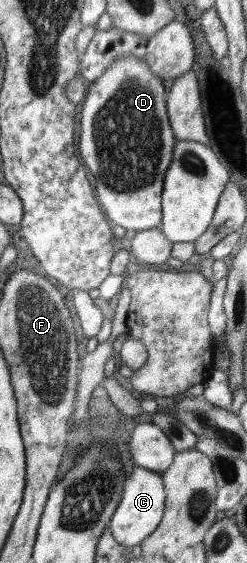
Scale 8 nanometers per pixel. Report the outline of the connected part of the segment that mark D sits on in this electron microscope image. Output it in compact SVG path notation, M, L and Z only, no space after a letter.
M125 54L125 57L115 59L111 66L107 67L107 71L103 73L103 76L96 78L95 82L91 82L89 90L86 91L85 99L80 103L83 108L81 109L81 142L79 142L80 156L83 156L81 160L87 164L87 168L91 168L90 172L95 177L95 192L97 192L98 203L112 225L117 224L126 230L136 230L136 232L139 232L160 227L162 224L163 176L165 176L165 172L167 172L167 168L171 164L173 146L175 146L177 141L167 116L166 96L163 80L151 73L147 62L131 57L131 54Z

